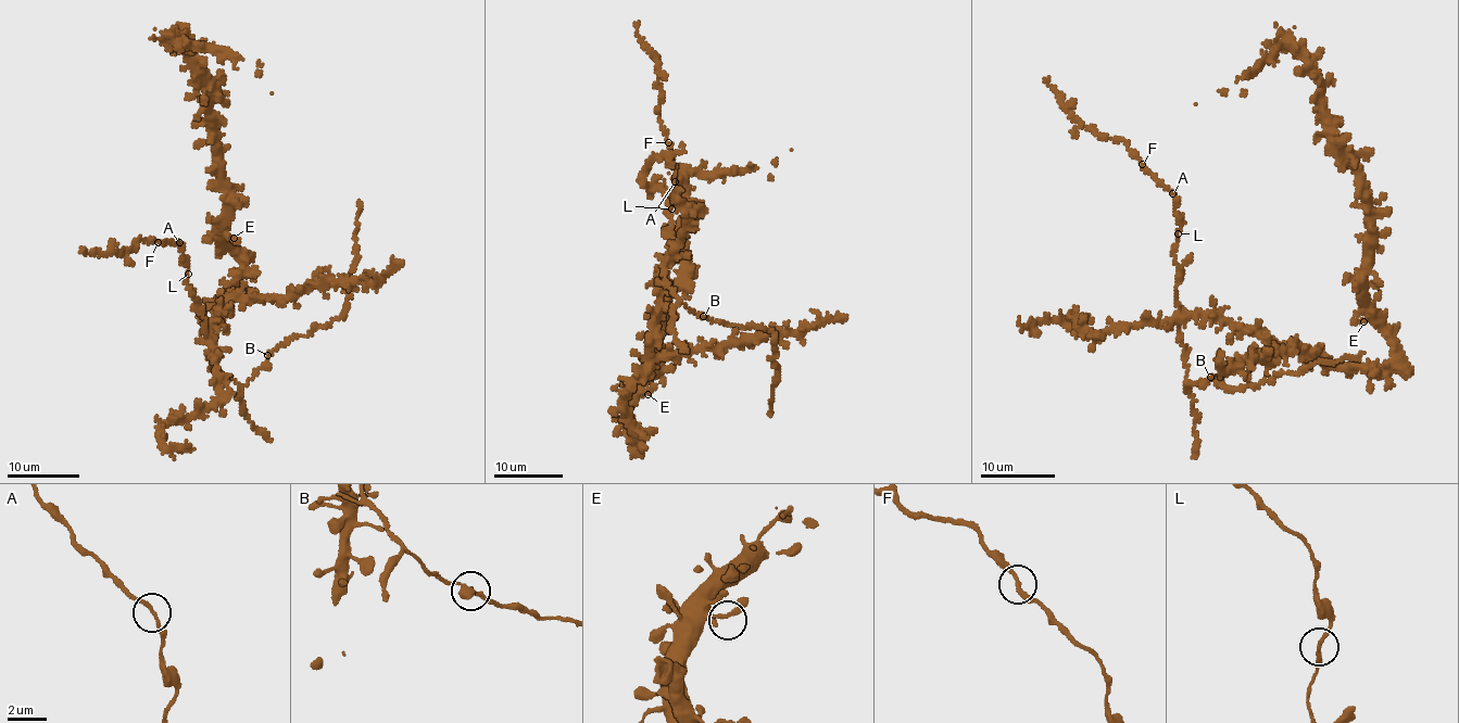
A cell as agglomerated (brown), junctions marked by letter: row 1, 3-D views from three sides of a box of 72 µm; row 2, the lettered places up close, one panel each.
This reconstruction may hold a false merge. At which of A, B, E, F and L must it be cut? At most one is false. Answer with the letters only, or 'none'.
none

